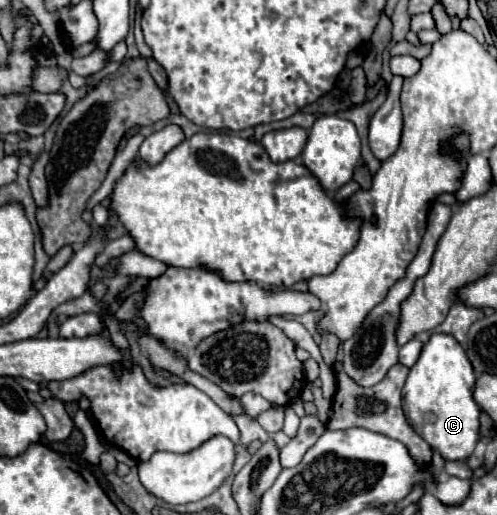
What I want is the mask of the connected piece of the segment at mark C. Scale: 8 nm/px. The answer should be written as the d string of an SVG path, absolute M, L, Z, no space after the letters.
M433 334L423 346L403 388L403 410L413 430L443 456L443 460L465 462L479 442L479 406L473 398L475 372L465 350L449 334Z

